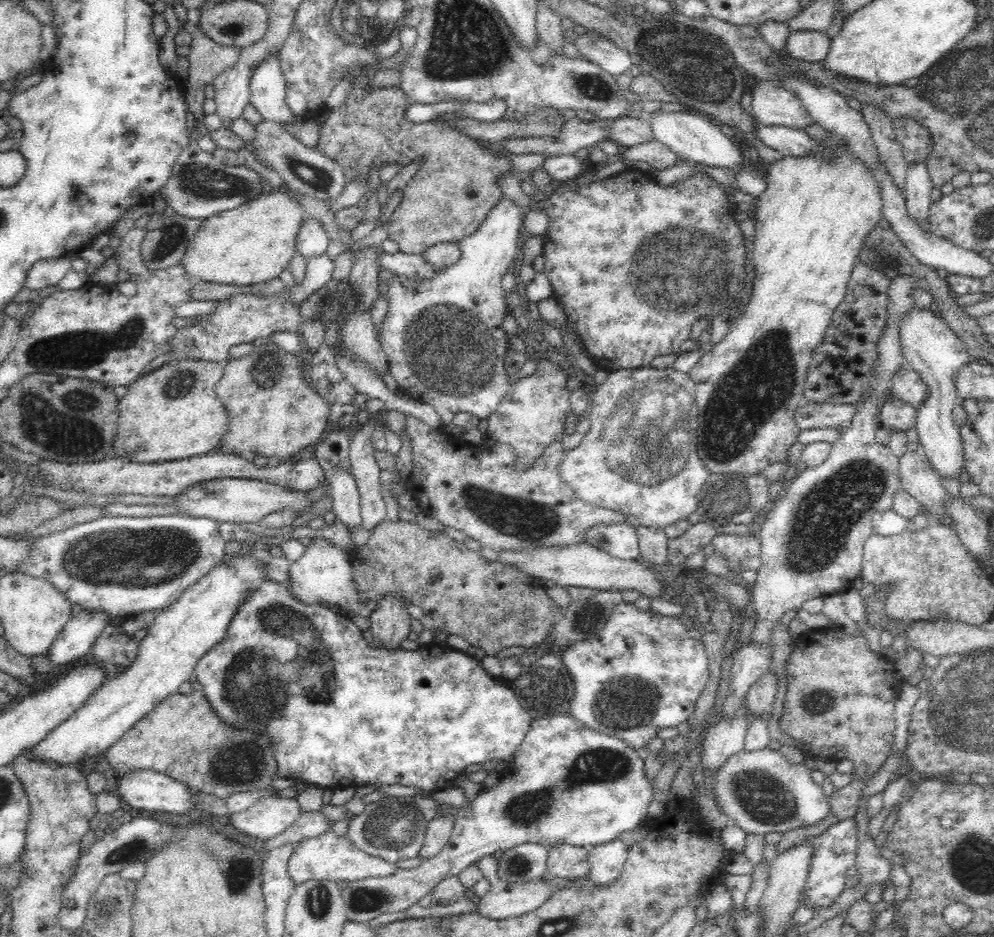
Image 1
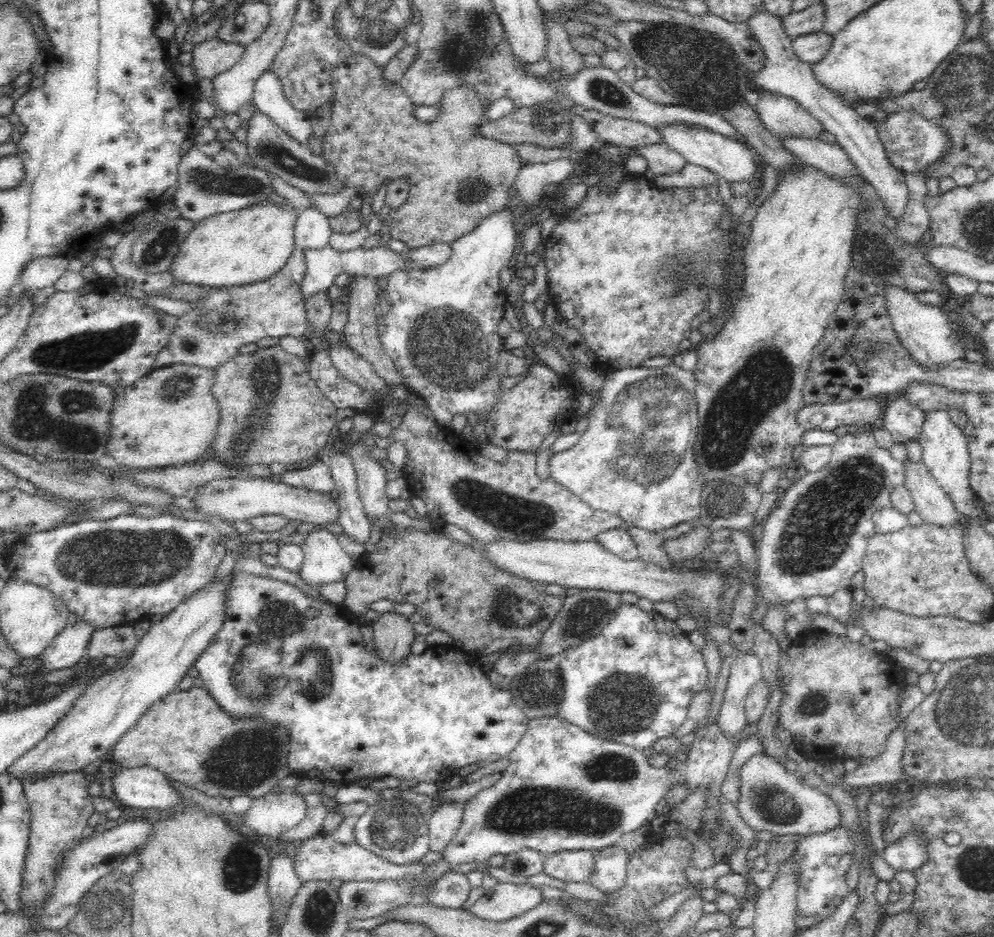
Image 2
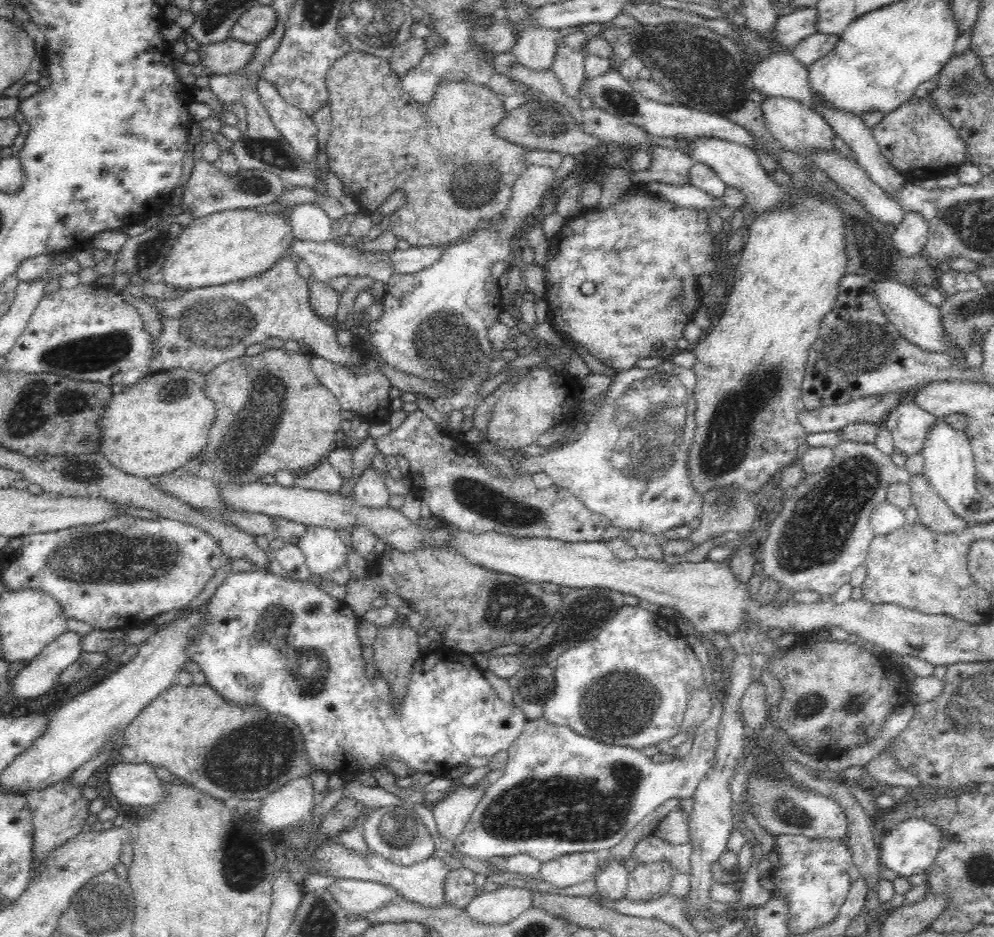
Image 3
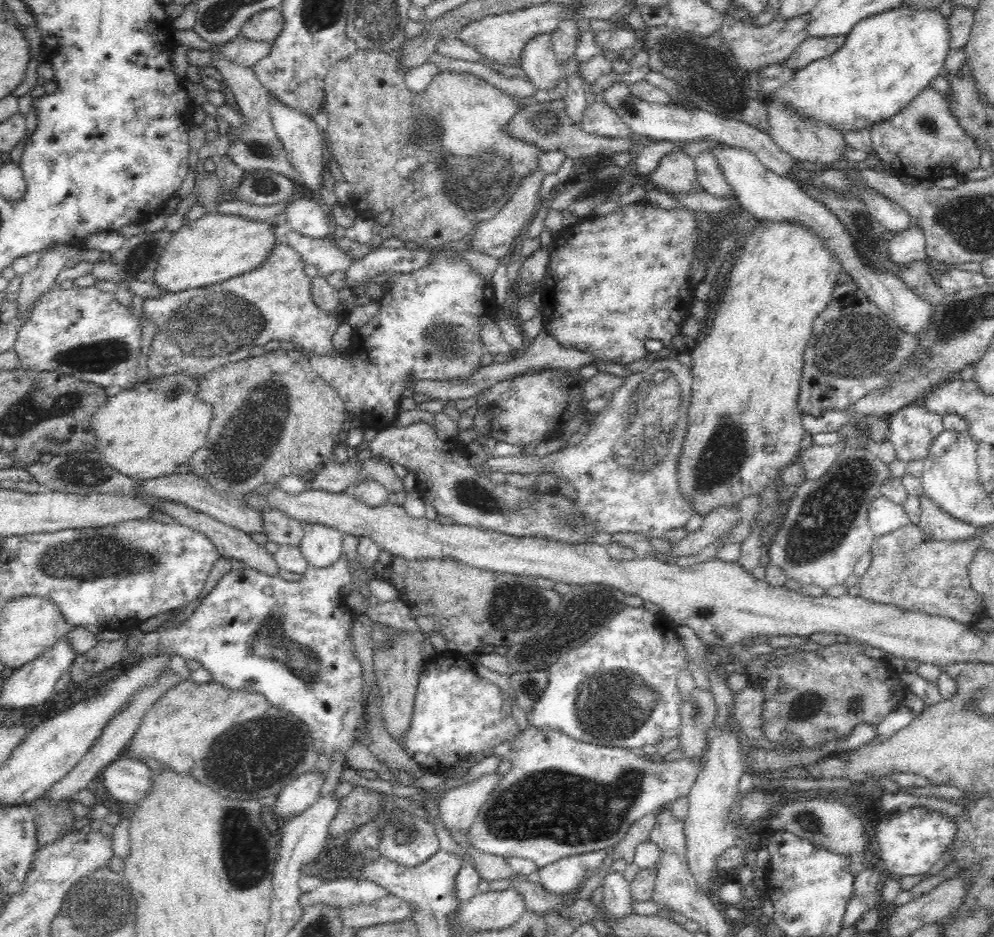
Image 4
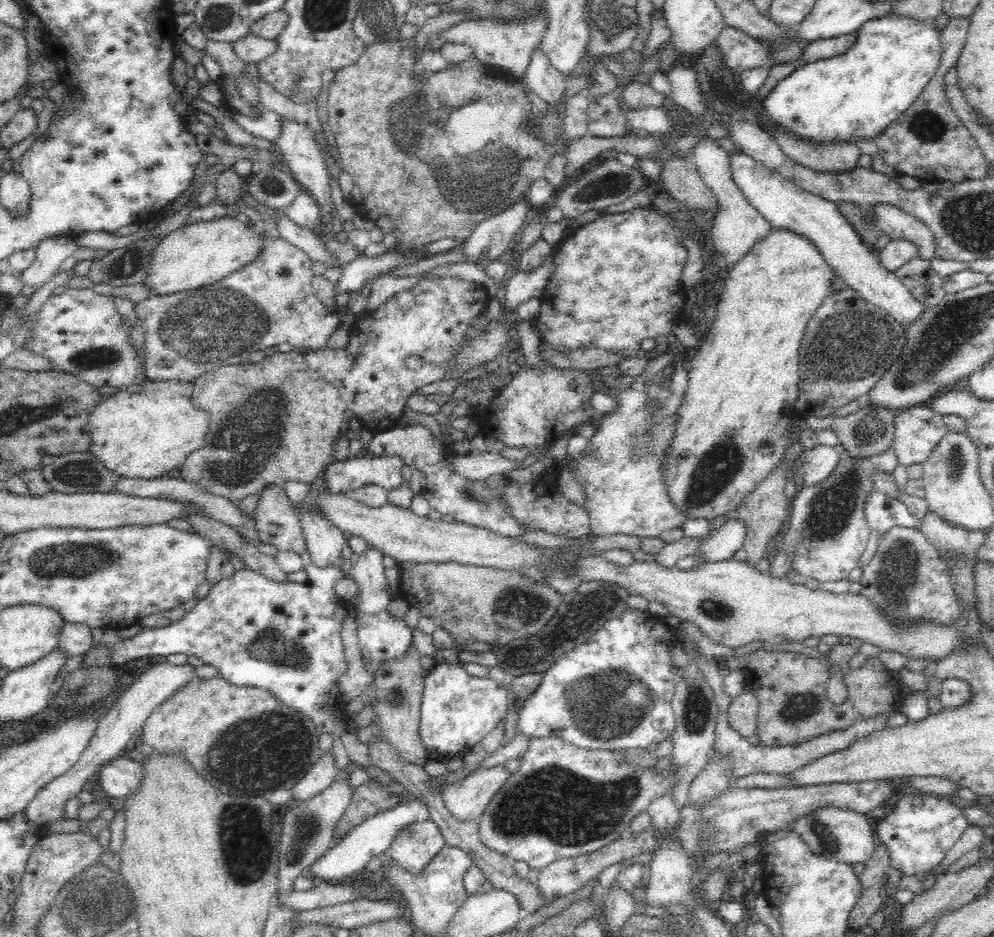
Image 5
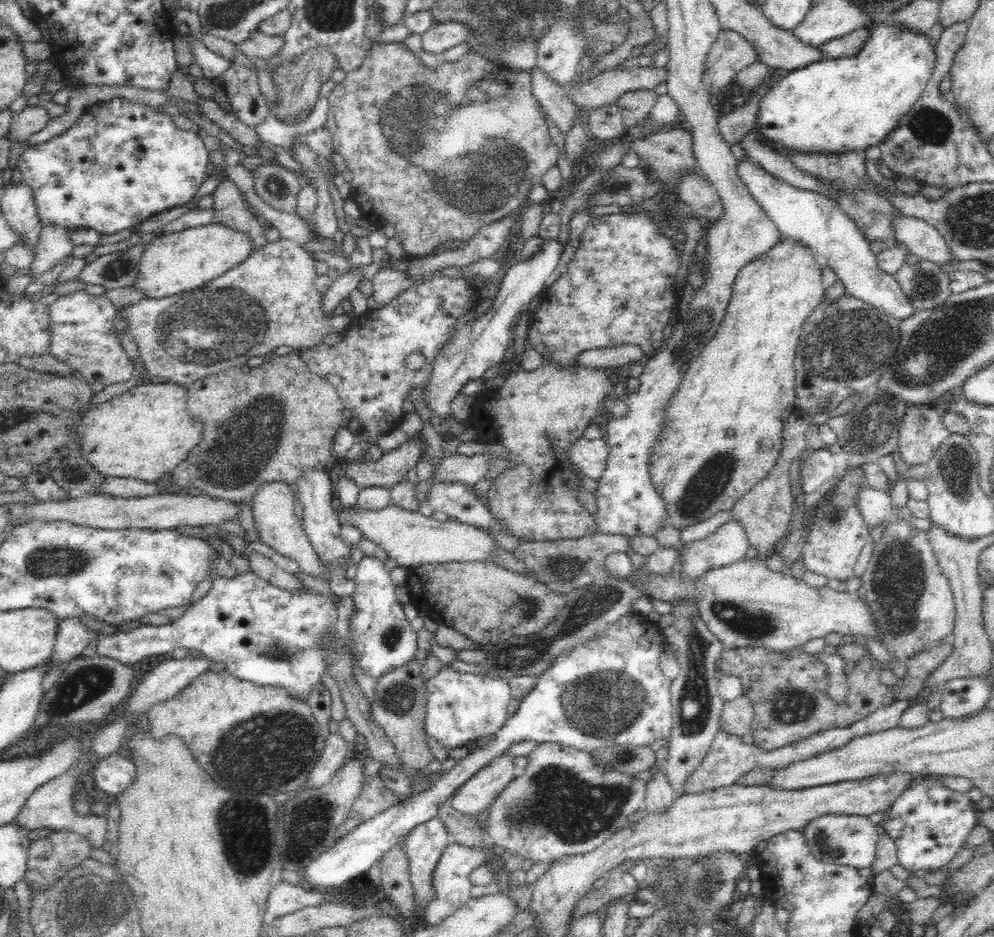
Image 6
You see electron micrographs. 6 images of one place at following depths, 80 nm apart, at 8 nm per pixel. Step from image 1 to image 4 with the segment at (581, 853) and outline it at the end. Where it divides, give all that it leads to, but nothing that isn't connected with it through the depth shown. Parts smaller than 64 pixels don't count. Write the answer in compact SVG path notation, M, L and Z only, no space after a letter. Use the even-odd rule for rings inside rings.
M602 850L560 858L539 868L539 882L548 892L572 893L596 872L609 852Z

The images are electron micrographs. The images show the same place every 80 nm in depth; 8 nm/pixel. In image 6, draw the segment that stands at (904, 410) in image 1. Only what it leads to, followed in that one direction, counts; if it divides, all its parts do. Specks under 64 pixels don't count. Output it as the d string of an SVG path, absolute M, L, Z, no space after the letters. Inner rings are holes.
M909 405L898 432L896 451L908 468L925 465L950 434L942 422L940 408L926 408L924 405Z

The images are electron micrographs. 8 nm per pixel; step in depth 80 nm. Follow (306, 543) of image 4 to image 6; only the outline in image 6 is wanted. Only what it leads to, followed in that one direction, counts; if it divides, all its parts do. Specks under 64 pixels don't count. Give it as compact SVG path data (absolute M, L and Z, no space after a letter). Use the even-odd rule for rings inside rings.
M329 467L324 469L310 469L296 482L298 498L303 506L302 527L306 536L316 551L316 557L325 568L332 569L334 561L342 556L350 558L350 549L346 547L344 540L340 537L340 522L334 513L332 500L332 478L330 478Z

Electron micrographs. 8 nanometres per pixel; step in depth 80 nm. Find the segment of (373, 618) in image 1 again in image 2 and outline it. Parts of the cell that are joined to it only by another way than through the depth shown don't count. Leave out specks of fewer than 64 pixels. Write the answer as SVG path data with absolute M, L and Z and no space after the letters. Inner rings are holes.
M394 608L379 614L379 618L370 622L373 629L374 646L378 657L388 663L400 663L410 653L410 645L414 641L415 631L409 622L410 616L398 614Z

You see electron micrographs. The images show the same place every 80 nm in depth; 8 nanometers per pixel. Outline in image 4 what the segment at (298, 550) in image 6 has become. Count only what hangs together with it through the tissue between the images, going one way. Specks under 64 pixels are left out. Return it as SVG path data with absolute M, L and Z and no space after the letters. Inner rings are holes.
M266 509L261 513L264 519L263 533L266 534L268 542L273 542L278 546L298 547L304 534L301 522L287 517L276 509Z

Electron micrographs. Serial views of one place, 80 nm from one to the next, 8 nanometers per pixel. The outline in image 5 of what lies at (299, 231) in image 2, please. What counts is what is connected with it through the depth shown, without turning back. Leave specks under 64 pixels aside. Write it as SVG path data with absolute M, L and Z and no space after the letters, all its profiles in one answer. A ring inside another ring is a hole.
M303 191L296 195L284 210L276 210L276 214L286 214L286 217L309 232L322 224L319 204L313 197Z

